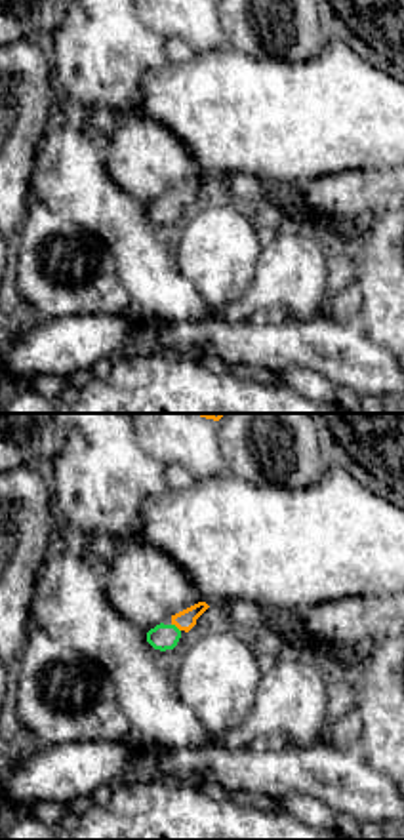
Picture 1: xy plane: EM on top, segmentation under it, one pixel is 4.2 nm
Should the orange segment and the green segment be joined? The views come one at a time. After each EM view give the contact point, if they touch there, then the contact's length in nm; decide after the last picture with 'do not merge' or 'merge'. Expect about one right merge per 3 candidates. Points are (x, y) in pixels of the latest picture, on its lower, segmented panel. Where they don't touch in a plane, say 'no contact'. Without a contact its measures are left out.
(176, 625) | 50 nm

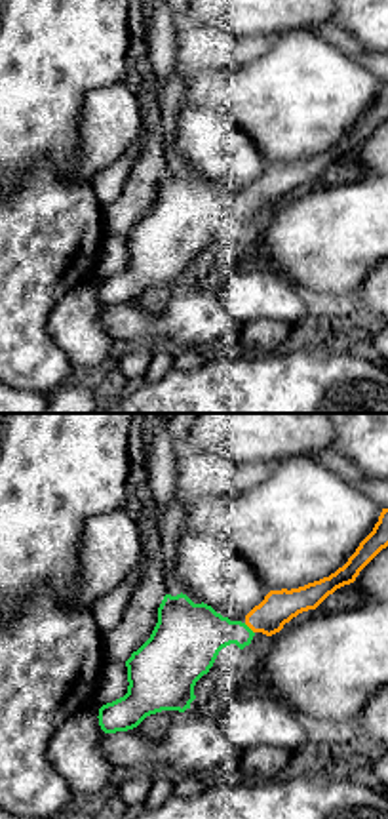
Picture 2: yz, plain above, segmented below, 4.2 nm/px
(250, 627) | 60 nm

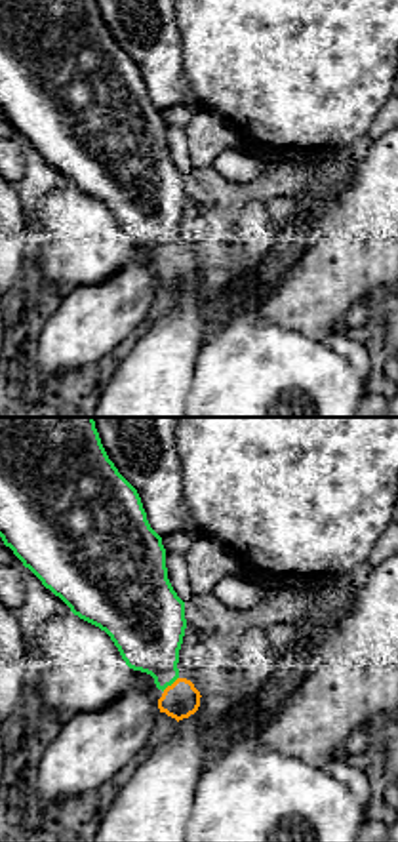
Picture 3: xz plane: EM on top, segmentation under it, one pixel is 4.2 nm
(172, 684) | 90 nm

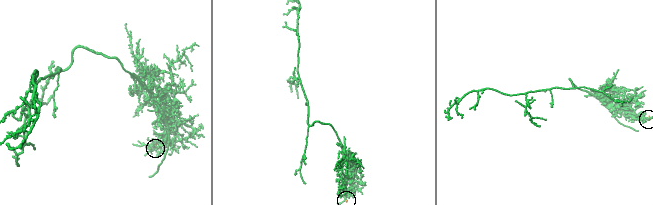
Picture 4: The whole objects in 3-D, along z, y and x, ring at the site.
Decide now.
merge

